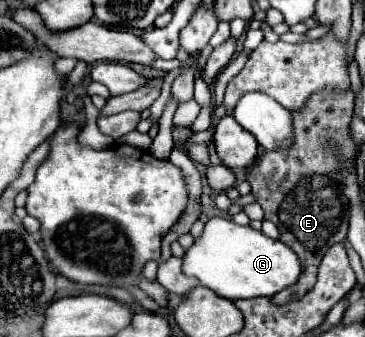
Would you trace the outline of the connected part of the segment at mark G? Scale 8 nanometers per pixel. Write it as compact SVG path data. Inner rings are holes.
M216 216L204 224L204 232L186 250L182 272L198 278L202 286L214 290L218 296L234 300L274 296L294 284L302 268L298 256L280 240L272 240L250 226L240 226L226 216Z

